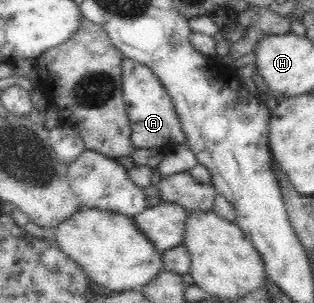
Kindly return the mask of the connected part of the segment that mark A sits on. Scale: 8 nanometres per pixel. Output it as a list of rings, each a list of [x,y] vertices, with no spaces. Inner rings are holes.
[[[124,58],[122,77],[125,111],[131,122],[132,146],[135,149],[158,147],[163,149],[164,153],[168,153],[172,152],[177,146],[188,145],[172,97],[164,90],[154,72],[145,65]]]

